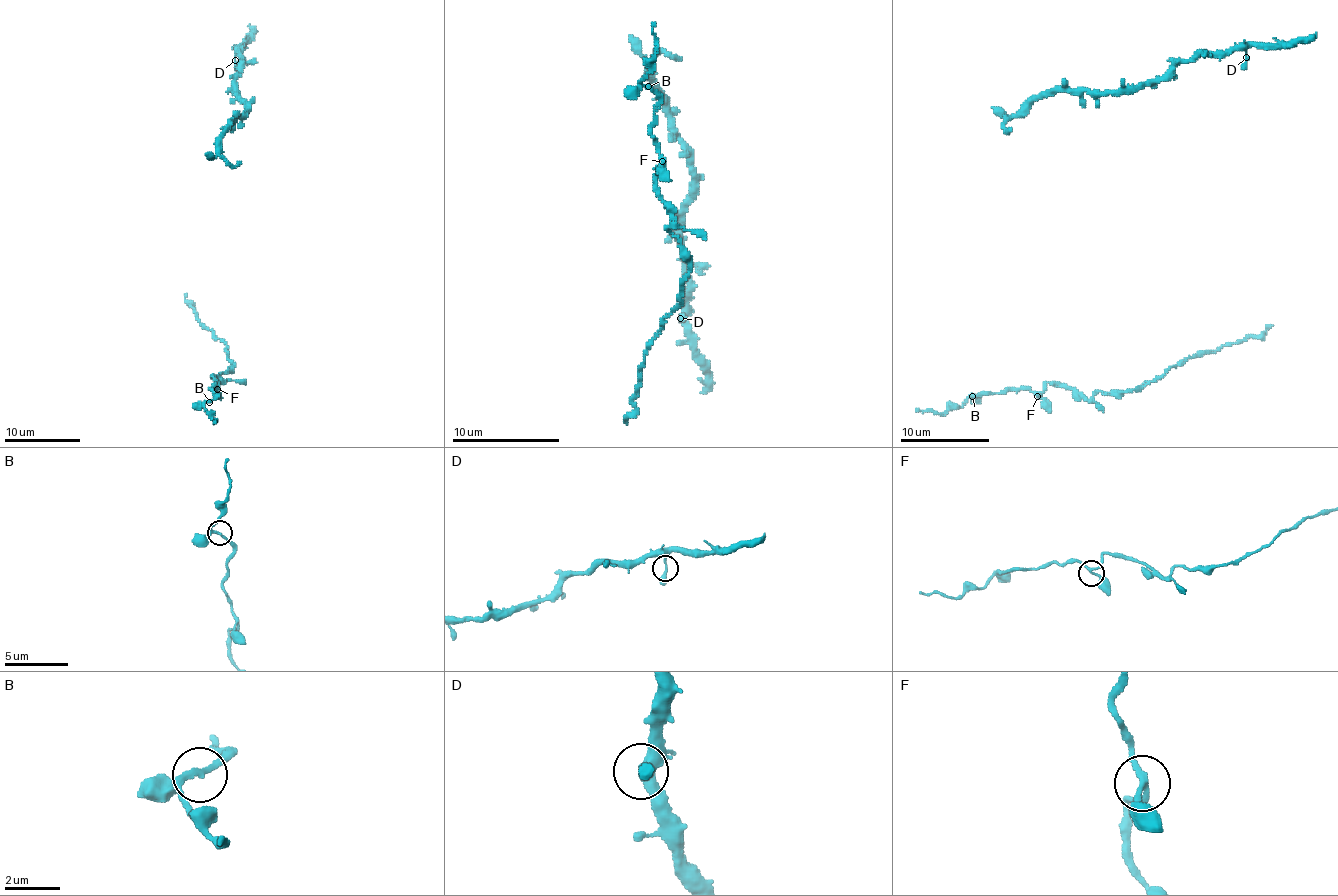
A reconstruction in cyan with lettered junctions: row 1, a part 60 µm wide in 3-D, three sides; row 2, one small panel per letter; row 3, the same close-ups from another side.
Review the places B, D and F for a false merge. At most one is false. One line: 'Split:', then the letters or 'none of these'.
Split: none of these

